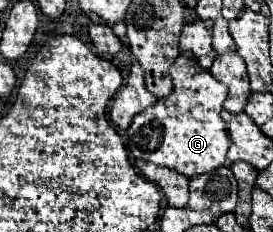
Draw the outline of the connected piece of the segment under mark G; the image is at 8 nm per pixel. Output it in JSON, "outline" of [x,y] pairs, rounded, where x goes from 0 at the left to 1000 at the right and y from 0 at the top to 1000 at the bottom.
{"outline":[[[692,224],[663,233],[626,284],[634,397],[582,422],[560,457],[509,483],[473,560],[465,629],[495,681],[641,724],[685,767],[766,750],[773,733],[832,707],[839,569],[824,569],[824,526],[802,483],[832,422],[832,379],[802,345],[773,336],[758,302],[722,276],[722,250]]]}

